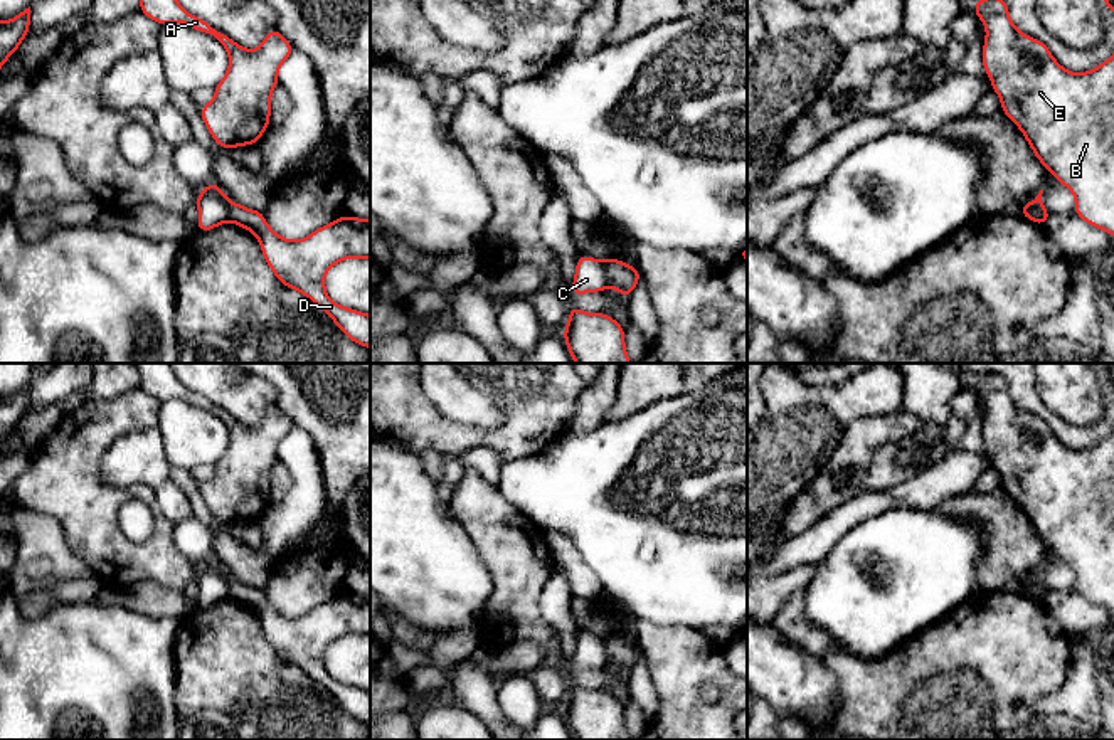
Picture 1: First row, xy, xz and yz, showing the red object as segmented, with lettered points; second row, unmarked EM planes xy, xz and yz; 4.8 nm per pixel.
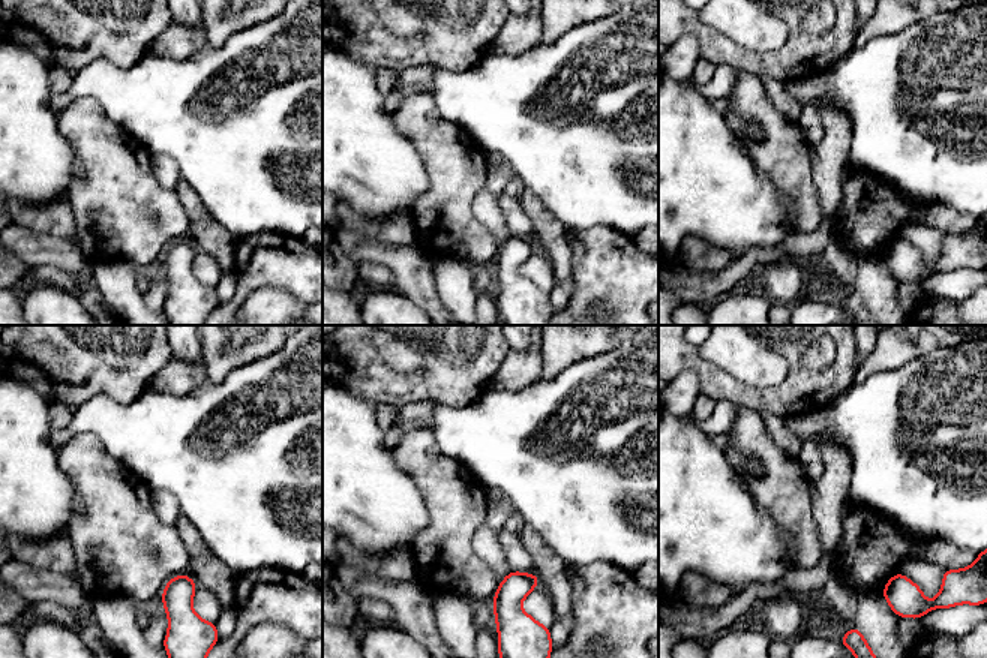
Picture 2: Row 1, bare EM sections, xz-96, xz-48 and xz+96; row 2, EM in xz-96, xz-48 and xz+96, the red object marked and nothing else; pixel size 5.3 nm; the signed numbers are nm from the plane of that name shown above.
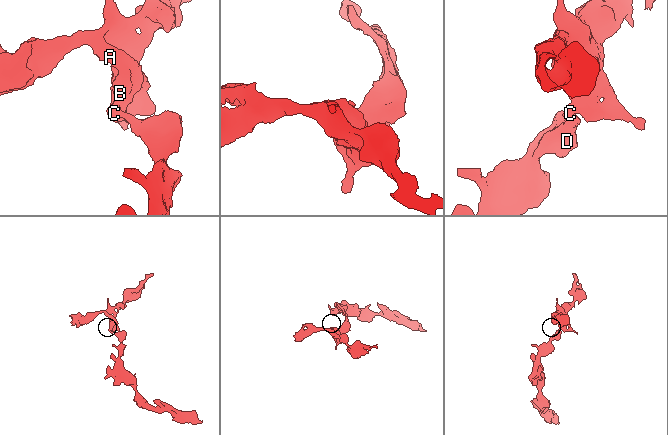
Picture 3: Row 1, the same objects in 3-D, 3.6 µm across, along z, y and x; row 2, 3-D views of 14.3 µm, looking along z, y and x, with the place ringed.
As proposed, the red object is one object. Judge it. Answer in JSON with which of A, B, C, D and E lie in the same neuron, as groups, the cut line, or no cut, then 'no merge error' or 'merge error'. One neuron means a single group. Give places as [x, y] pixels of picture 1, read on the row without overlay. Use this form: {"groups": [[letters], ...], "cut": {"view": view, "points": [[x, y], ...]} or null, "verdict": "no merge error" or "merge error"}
{"groups": [["A", "B", "C", "E"], ["D"]], "cut": {"view": "xz", "points": [[603, 639], [610, 661]]}, "verdict": "merge error"}

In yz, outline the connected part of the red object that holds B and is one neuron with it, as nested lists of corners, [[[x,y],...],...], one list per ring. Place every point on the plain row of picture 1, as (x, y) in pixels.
[[[984,373],[974,380],[973,388],[986,400],[983,442],[993,468],[1001,474],[1001,488],[1021,506],[1040,540],[1075,572],[1074,589],[1114,612],[1114,431],[1095,446],[1075,451],[1065,447],[1042,417],[1021,410],[1011,400],[1003,375]]]

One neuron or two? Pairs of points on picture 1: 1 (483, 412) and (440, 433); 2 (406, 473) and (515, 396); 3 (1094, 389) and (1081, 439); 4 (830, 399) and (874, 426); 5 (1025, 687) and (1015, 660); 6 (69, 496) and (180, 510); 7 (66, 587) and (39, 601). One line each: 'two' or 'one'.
1: two
2: two
3: two
4: two
5: one
6: two
7: one

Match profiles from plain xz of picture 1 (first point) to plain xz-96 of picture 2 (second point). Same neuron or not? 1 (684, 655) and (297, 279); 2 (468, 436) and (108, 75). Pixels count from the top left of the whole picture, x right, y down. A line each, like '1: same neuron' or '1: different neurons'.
1: same neuron
2: different neurons

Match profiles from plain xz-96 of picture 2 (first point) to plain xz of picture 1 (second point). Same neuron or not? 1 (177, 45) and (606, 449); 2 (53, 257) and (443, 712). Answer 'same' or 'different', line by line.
1: different
2: different

